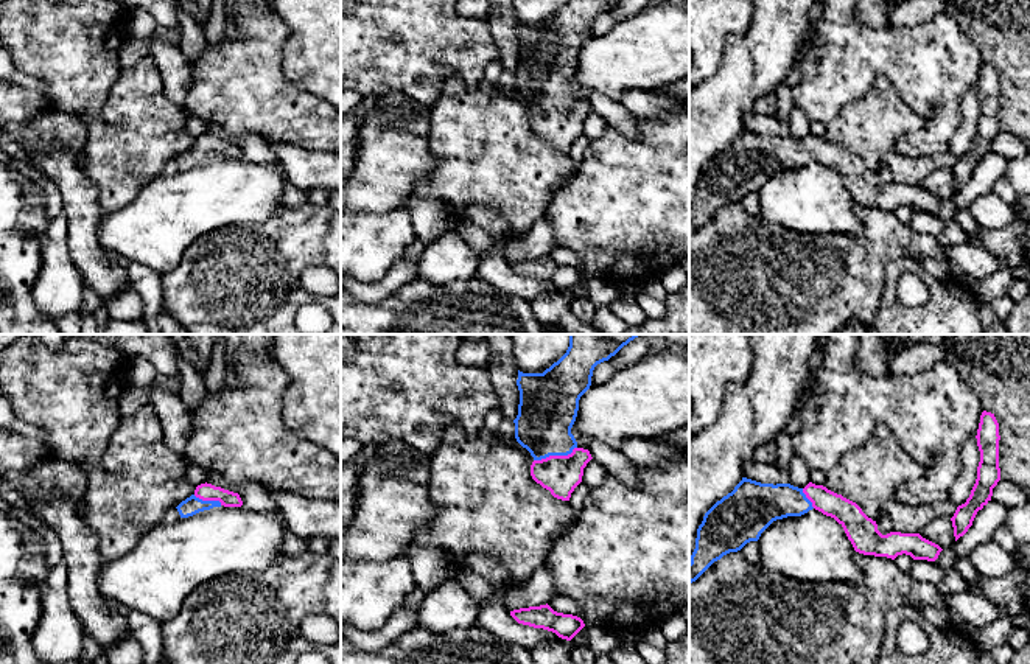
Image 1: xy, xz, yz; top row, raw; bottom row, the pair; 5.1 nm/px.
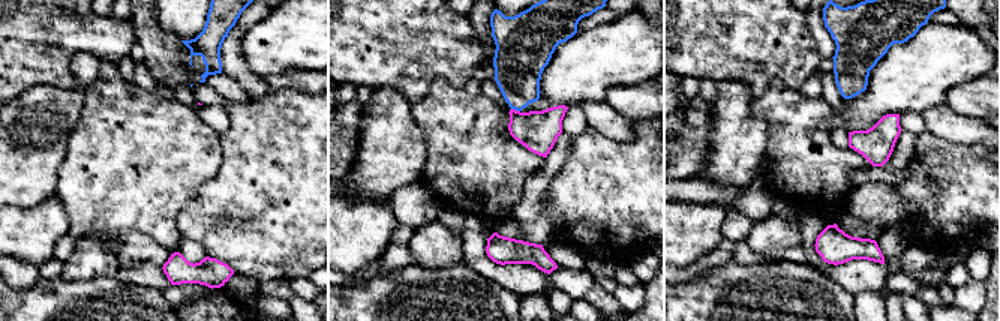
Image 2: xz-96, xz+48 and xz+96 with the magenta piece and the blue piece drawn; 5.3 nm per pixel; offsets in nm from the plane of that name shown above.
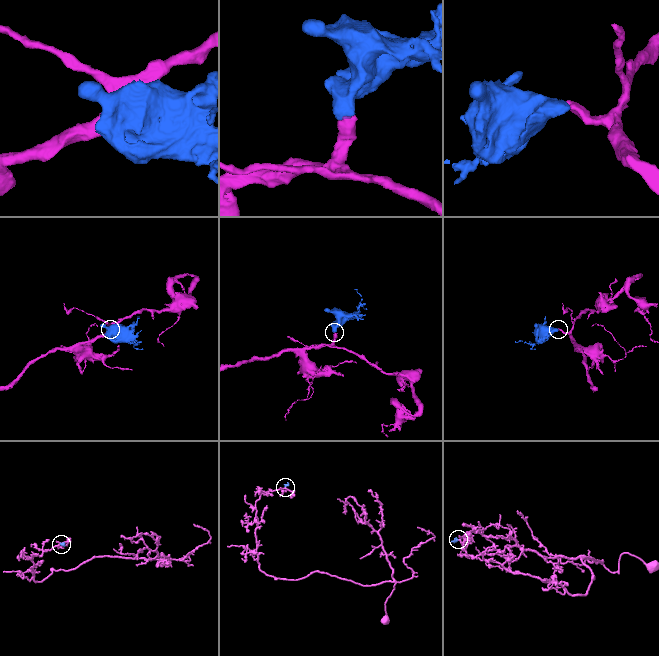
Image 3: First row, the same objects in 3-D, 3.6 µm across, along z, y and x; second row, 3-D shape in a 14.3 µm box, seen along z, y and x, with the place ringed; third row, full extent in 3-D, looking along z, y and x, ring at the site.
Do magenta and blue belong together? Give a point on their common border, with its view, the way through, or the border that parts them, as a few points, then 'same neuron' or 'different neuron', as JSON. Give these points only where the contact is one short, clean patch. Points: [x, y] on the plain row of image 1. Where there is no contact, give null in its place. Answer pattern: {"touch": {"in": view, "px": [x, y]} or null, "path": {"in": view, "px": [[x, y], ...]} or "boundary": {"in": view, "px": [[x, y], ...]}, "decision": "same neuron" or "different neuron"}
{"touch": {"in": "xz", "px": [554, 108]}, "path": {"in": "xz", "px": [[560, 126], [554, 108], [546, 87], [546, 64]]}, "decision": "same neuron"}

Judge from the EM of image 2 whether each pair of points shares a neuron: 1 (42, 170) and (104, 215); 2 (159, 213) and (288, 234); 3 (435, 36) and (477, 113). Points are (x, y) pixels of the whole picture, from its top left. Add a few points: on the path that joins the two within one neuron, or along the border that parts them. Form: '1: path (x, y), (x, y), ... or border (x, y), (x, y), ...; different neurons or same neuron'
1: border (66, 146), (66, 155), (57, 171), (54, 194); different neurons
2: border (200, 189), (179, 215), (180, 237); different neurons
3: border (428, 89), (438, 77), (464, 89); different neurons

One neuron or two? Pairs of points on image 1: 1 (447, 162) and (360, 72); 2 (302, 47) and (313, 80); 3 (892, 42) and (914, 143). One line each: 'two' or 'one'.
1: two
2: one
3: one

